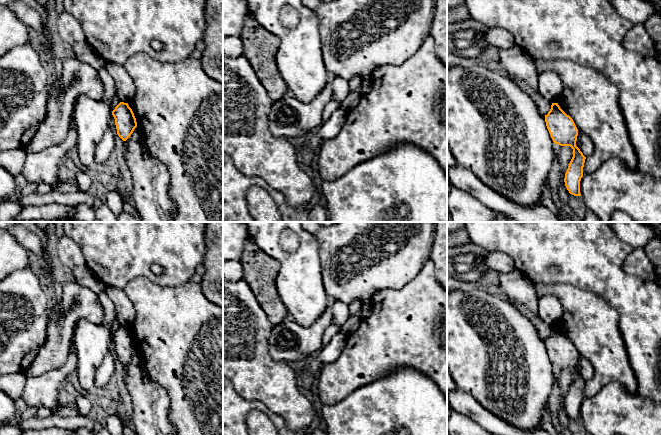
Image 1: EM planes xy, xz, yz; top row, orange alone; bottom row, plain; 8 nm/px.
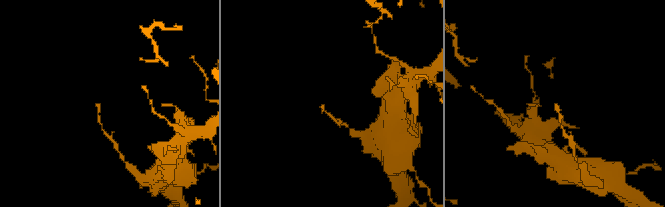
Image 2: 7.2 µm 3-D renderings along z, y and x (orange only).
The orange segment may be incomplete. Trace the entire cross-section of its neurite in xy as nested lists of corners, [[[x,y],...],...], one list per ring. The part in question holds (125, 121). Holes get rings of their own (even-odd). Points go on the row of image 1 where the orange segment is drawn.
[[[120,102],[112,111],[118,136],[126,141],[137,127],[136,118],[128,103]]]

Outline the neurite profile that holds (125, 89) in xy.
[[[106,62],[104,68],[110,73],[116,85],[116,95],[120,102],[130,103],[136,87],[123,65]]]

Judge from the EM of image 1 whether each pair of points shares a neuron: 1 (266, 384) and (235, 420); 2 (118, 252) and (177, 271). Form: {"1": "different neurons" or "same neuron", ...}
{"1": "different neurons", "2": "same neuron"}

